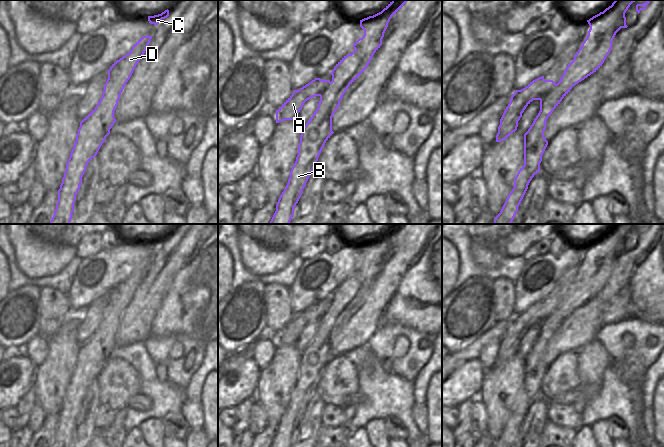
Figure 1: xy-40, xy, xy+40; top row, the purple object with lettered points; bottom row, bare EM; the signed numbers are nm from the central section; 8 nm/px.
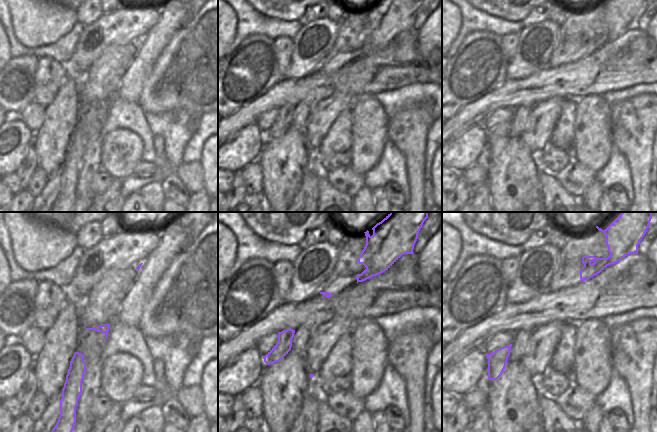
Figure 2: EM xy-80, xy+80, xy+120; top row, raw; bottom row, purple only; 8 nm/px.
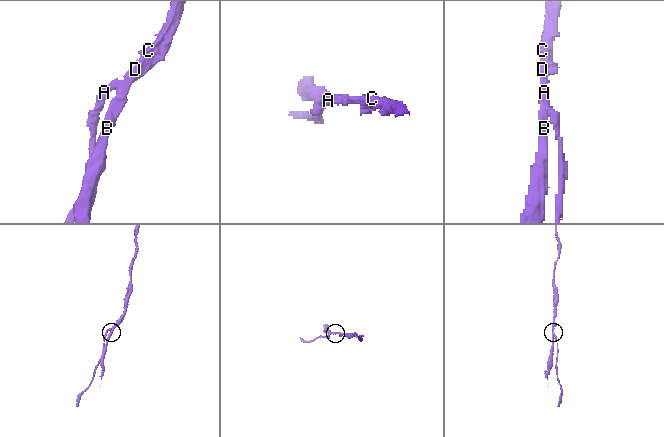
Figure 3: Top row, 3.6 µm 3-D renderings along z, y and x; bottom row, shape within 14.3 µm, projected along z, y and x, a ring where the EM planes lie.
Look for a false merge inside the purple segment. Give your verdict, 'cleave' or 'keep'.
cleave

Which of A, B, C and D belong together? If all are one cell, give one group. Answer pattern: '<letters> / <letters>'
A / B C D

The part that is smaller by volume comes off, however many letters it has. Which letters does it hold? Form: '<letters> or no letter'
A

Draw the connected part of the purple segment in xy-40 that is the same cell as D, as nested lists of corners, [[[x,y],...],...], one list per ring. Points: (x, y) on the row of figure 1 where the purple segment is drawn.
[[[143,36],[108,70],[102,97],[96,107],[80,122],[74,147],[58,190],[58,201],[49,224],[70,224],[76,195],[88,163],[97,155],[116,122],[114,111],[120,95],[136,65],[144,55],[152,36]]]

